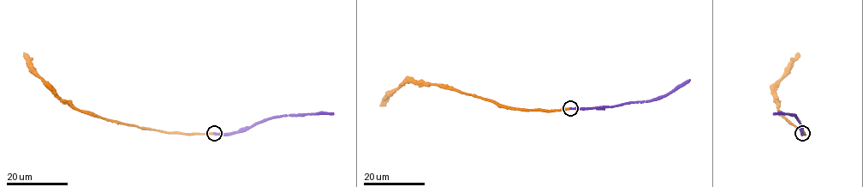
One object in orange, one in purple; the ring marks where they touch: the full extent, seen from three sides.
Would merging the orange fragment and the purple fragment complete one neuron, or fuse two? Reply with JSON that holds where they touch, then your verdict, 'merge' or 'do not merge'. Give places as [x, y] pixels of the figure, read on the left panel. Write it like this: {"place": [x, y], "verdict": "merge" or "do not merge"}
{"place": [214, 133], "verdict": "merge"}

